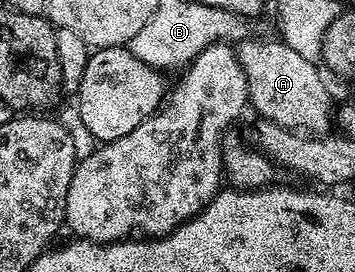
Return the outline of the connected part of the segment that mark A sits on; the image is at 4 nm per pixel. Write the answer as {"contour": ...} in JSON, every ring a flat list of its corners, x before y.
{"contour":[[249,37,236,47,236,56,242,65,242,73,246,73,251,110,256,110,260,119,269,119,274,125,282,125,286,129,306,135,329,134,334,123,334,103,332,107,332,95,328,92,323,77,320,76,321,68,313,60,294,53,290,45,286,45,276,37,273,39]]}

